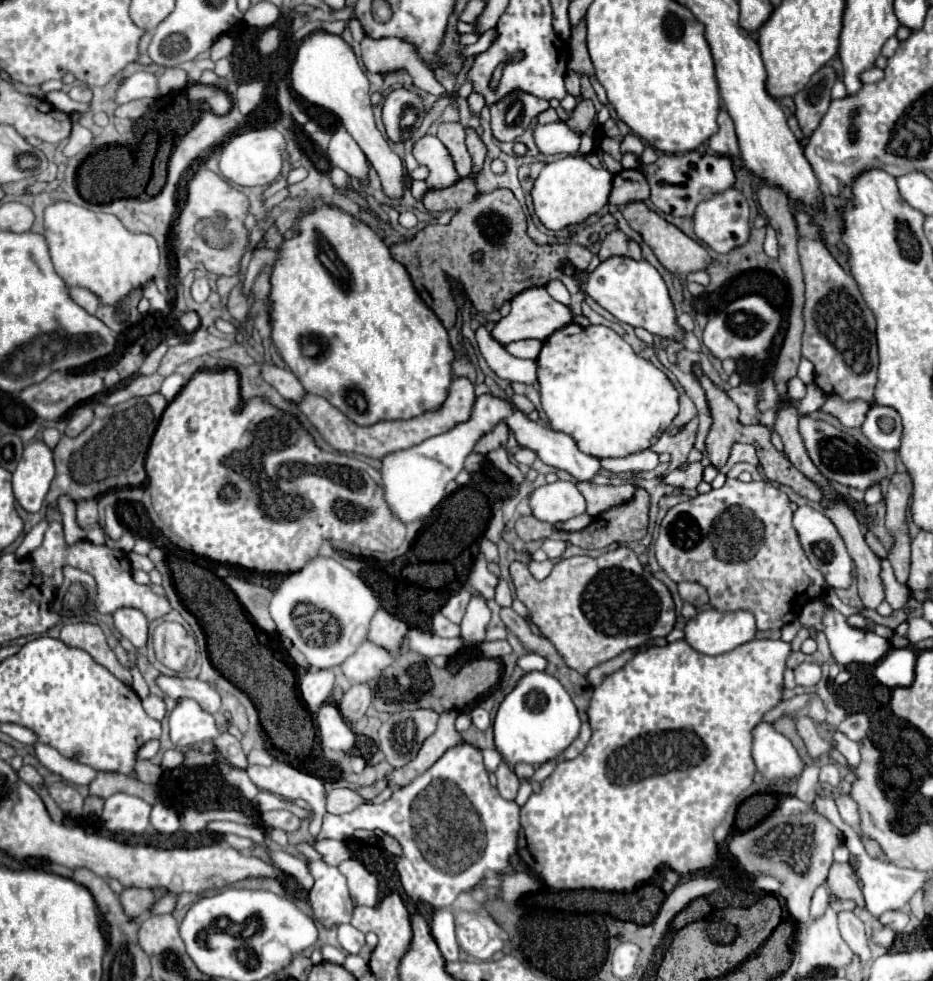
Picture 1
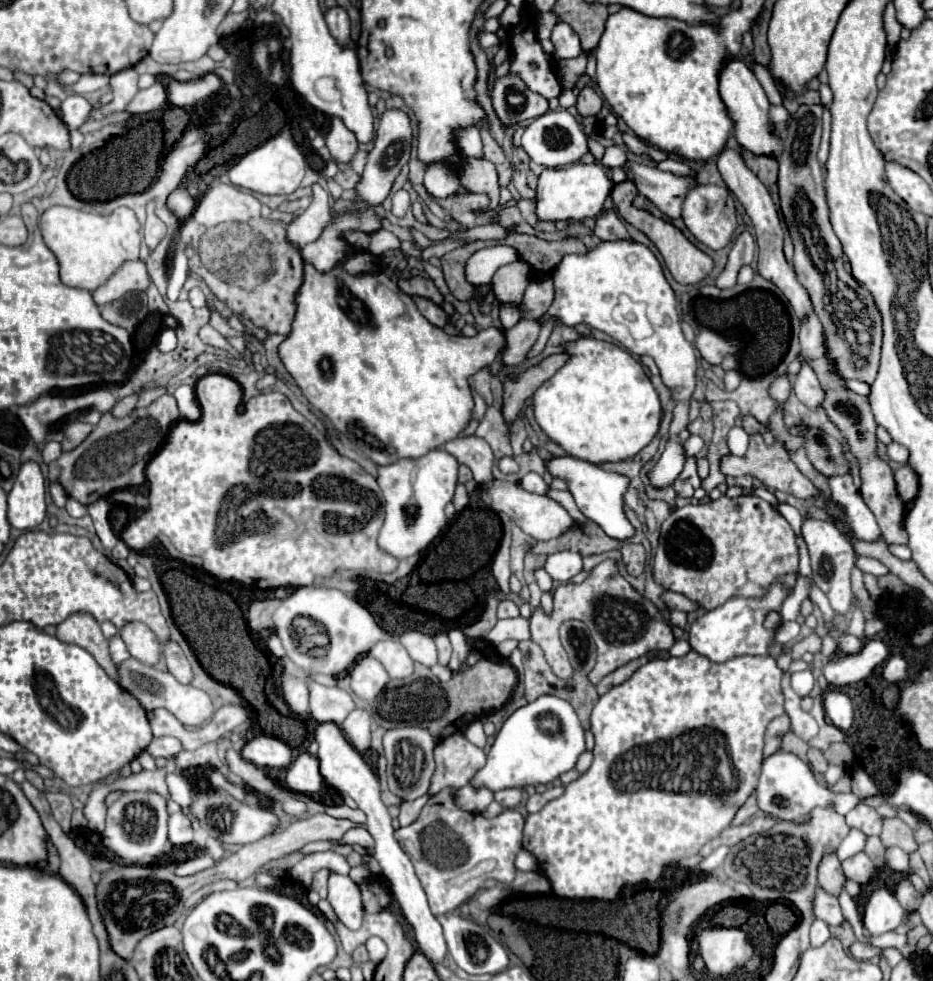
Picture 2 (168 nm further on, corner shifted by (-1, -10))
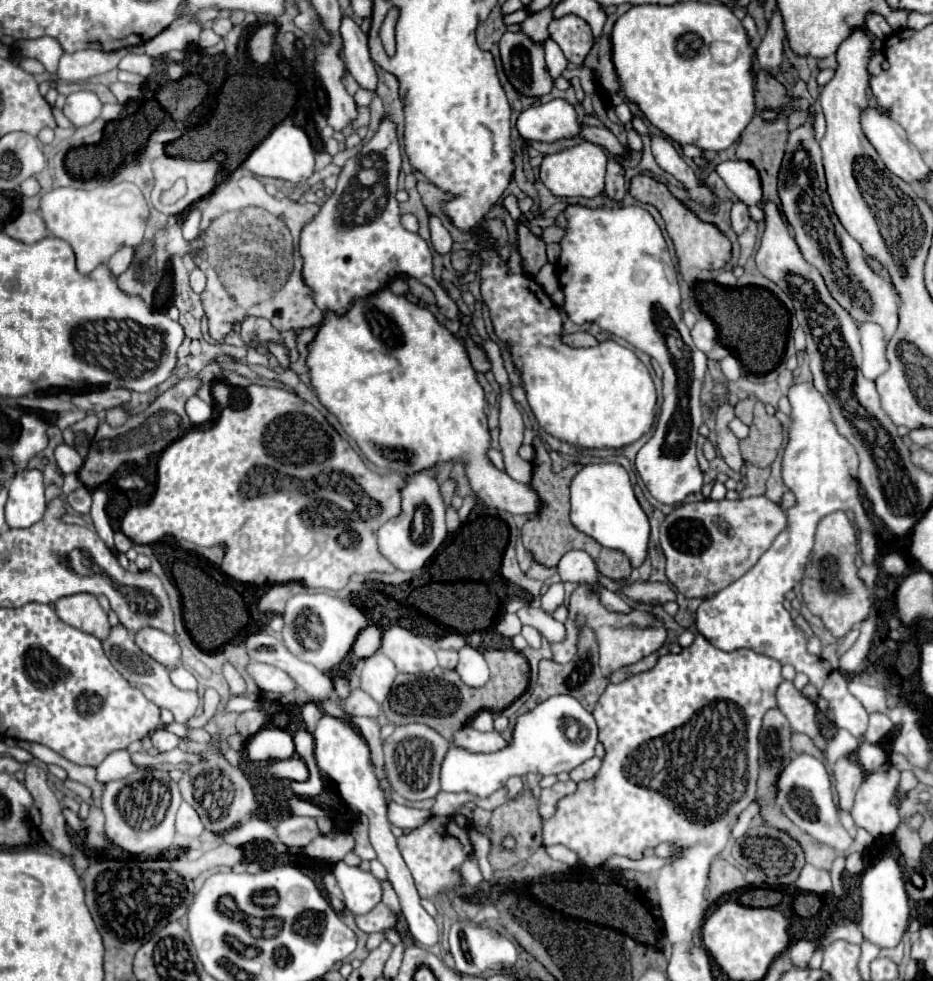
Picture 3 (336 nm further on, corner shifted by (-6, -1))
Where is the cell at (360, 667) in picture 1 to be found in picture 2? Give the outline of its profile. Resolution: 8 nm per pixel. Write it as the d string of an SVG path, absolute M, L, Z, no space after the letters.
M365 656L361 662L357 662L351 672L351 690L363 702L373 702L387 682L387 670L371 656Z

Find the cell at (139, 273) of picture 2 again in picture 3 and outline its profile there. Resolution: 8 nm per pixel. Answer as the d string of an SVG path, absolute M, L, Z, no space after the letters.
M122 247L120 251L116 251L108 261L108 269L112 271L112 275L118 277L120 273L124 273L124 269L128 269L128 265L132 263L132 257L134 257L134 247Z

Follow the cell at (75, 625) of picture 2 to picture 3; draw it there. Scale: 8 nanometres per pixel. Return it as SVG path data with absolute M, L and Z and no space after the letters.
M78 593L78 595L62 597L54 607L56 607L56 615L64 623L68 623L84 633L90 633L100 641L108 639L108 633L110 633L108 615L102 611L102 607L94 595Z

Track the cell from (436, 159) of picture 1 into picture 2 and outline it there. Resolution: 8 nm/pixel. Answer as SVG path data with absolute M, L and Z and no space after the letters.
M427 166L425 168L425 188L437 198L445 200L453 196L453 192L459 188L459 176L449 170L449 166Z

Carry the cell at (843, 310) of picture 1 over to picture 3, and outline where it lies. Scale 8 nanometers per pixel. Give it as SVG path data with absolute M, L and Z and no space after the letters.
M808 113L806 123L790 131L786 143L786 155L782 161L780 177L778 177L778 195L782 201L782 211L794 229L796 245L804 259L820 271L824 283L832 297L848 309L850 317L856 323L876 323L884 331L884 339L890 341L896 325L898 325L898 301L890 289L888 279L882 279L872 273L872 269L864 261L864 251L856 239L848 235L848 231L838 221L832 201L826 191L826 177L822 167L820 145L814 139L814 113Z

